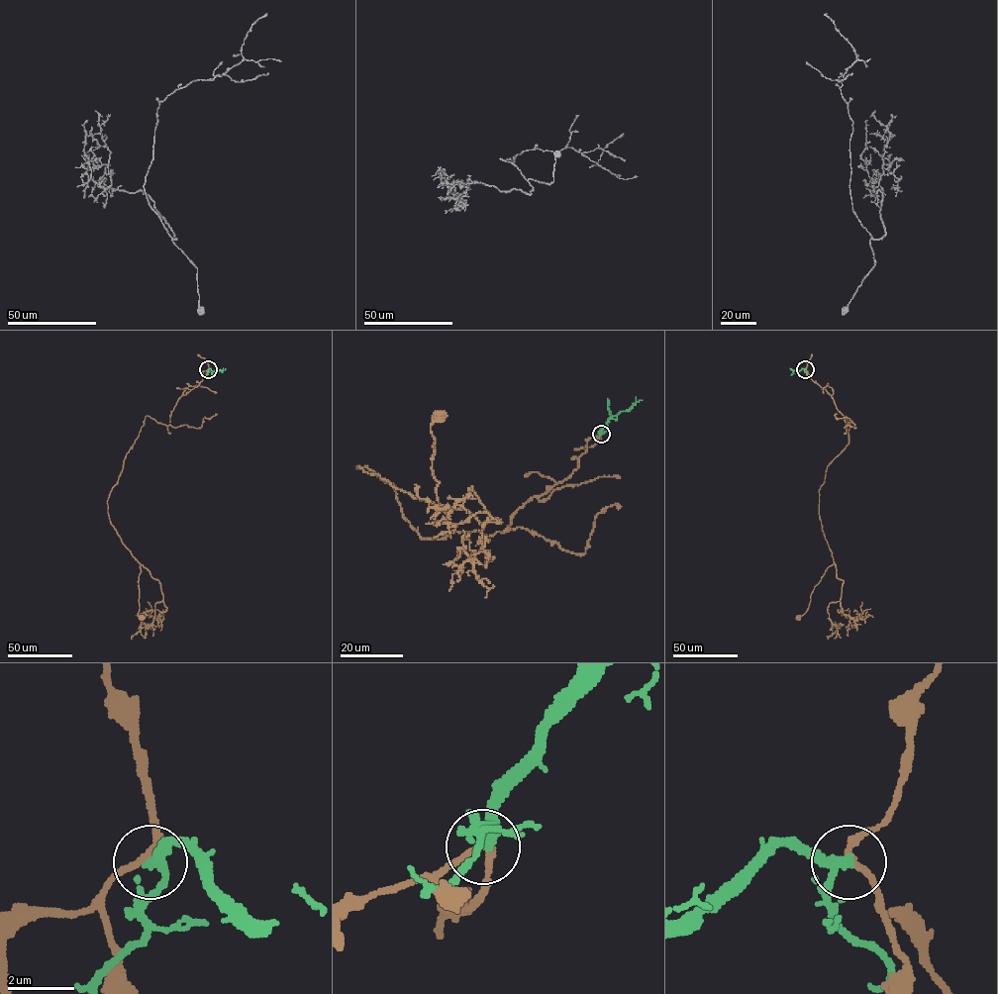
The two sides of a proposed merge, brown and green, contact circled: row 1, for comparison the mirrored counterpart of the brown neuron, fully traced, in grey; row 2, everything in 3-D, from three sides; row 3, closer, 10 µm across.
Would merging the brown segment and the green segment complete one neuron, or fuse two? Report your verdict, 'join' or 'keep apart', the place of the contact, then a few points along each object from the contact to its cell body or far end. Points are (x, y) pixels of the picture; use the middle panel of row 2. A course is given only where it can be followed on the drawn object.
keep apart | (601, 434) | brown via (601, 433), (508, 531), (423, 539), (395, 486), (356, 467), (437, 504), (439, 418) | green via (601, 433), (612, 416), (642, 399)

